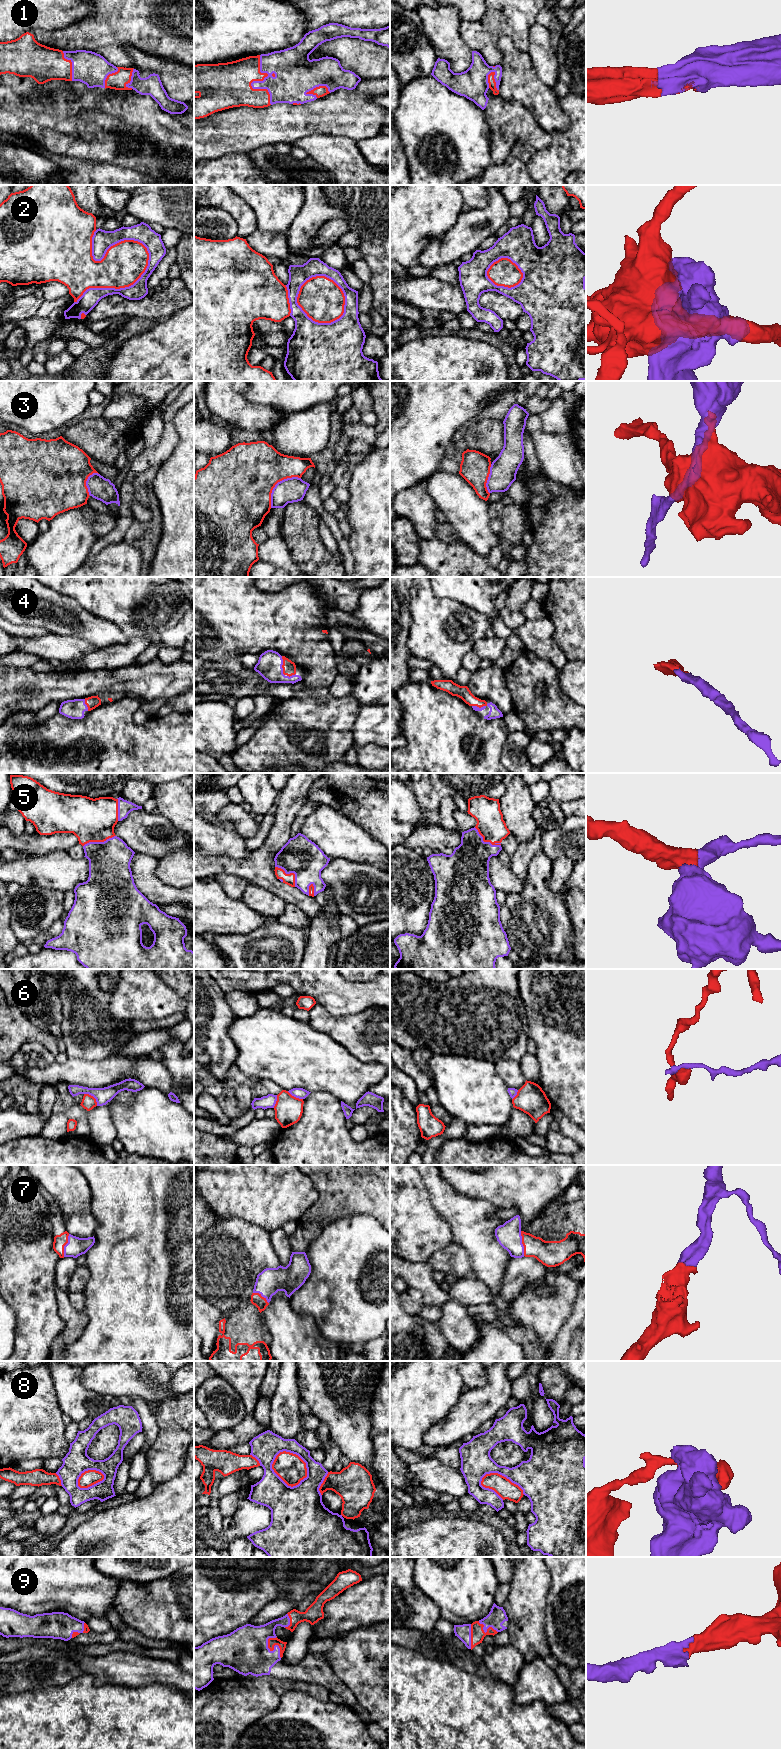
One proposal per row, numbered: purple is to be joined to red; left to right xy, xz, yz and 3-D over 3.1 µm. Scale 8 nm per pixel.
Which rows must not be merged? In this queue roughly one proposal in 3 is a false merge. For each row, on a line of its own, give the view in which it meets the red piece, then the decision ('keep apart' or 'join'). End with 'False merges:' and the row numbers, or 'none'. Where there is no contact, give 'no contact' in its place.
1: meets red in xz; join
2: meets red in xy; keep apart
3: meets red in xz; keep apart
4: meets red in xz; join
5: meets red in yz; join
6: meets red in xy; keep apart
7: meets red in yz; join
8: meets red in xz; keep apart
9: meets red in xz; join
False merges: 2, 3, 6, 8

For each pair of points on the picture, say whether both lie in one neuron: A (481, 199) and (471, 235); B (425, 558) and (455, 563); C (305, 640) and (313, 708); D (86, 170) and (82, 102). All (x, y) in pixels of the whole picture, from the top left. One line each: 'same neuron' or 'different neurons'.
A: different neurons
B: same neuron
C: different neurons
D: different neurons

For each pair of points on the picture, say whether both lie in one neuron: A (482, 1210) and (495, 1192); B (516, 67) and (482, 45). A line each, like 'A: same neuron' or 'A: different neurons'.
A: different neurons
B: different neurons

